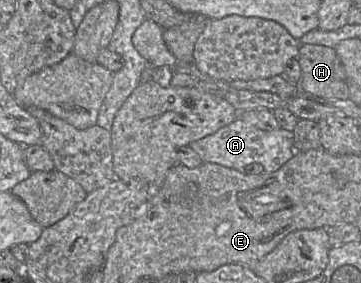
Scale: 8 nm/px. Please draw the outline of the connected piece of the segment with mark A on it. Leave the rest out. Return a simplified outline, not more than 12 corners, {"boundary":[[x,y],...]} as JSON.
{"boundary":[[240,116],[189,146],[205,163],[274,172],[296,152],[292,132]]}

